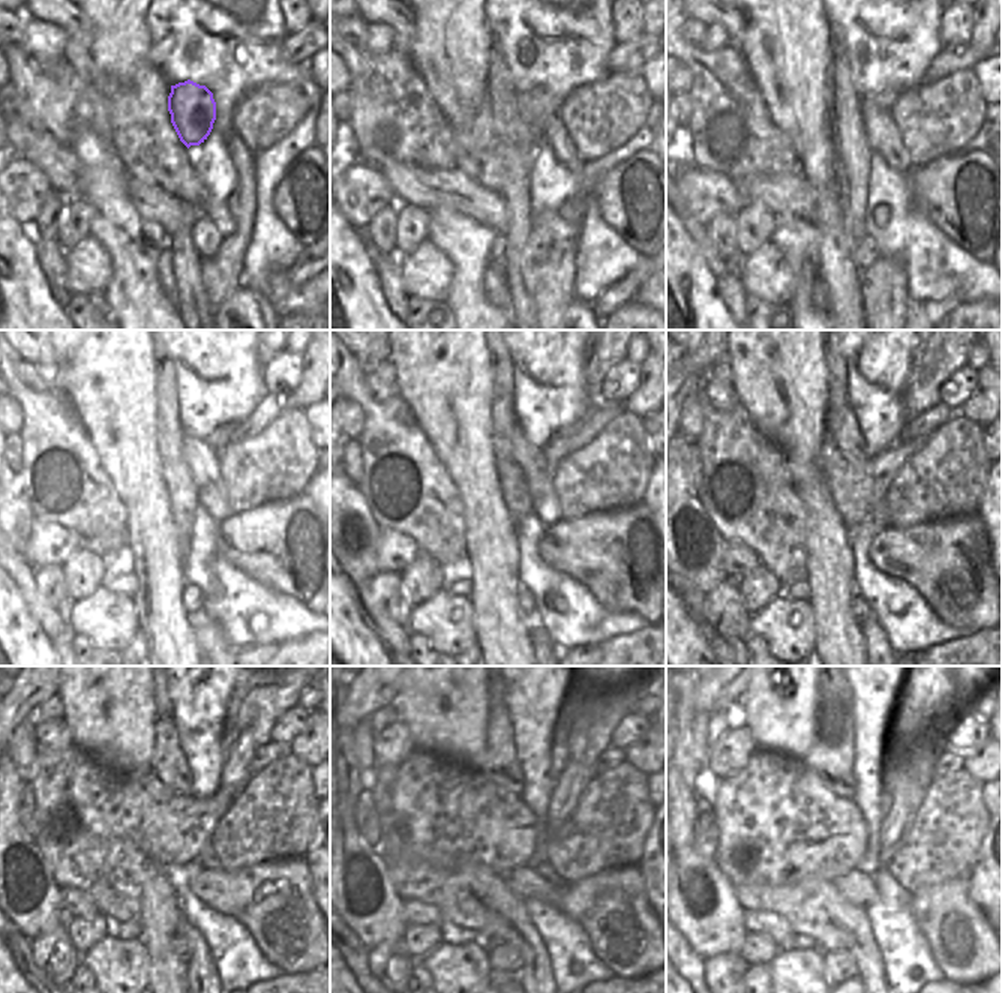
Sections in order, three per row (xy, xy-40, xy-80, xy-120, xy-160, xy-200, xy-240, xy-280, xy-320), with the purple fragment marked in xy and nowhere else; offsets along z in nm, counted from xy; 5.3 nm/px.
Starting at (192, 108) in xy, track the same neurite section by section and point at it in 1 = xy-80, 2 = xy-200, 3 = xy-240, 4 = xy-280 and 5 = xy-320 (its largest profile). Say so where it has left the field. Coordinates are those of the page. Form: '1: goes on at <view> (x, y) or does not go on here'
1: goes on at xy-80 (885, 101)
2: goes on at xy-200 (920, 428)
3: goes on at xy-240 (270, 752)
4: goes on at xy-280 (611, 756)
5: goes on at xy-320 (947, 762)

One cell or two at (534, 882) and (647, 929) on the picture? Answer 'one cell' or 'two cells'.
one cell

